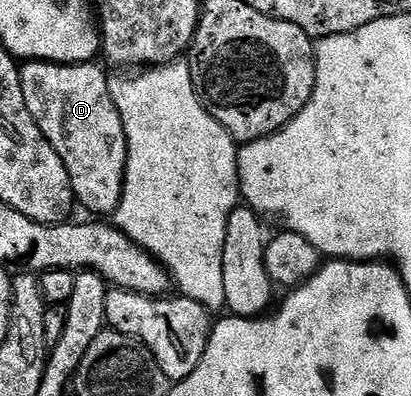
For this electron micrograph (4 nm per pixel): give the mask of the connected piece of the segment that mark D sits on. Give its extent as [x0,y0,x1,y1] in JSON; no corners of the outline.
[19,61,127,214]

